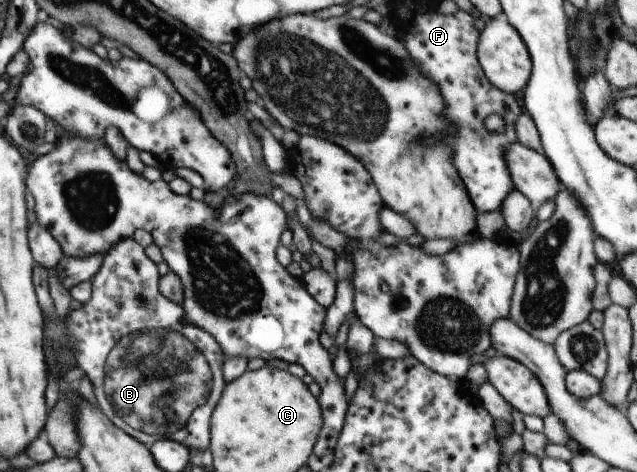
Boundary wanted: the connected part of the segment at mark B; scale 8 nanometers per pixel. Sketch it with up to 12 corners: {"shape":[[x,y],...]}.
{"shape":[[132,237],[66,317],[106,417],[205,452],[220,344]]}

